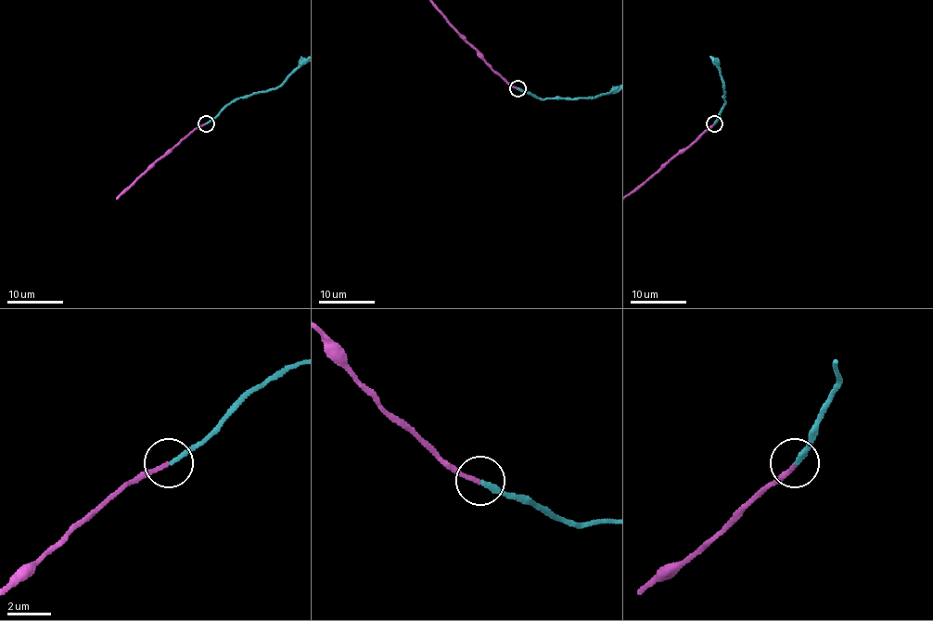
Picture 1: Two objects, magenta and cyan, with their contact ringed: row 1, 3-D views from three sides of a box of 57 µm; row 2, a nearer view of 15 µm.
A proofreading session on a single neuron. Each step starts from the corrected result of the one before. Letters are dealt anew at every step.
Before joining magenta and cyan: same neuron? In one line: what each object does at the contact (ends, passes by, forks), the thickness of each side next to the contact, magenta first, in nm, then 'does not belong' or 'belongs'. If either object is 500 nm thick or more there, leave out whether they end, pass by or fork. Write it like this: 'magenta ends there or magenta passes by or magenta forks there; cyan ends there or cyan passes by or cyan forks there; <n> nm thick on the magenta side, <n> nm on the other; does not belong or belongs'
magenta ends there; cyan ends there; 200 nm thick on the magenta side, 240 nm on the other; belongs

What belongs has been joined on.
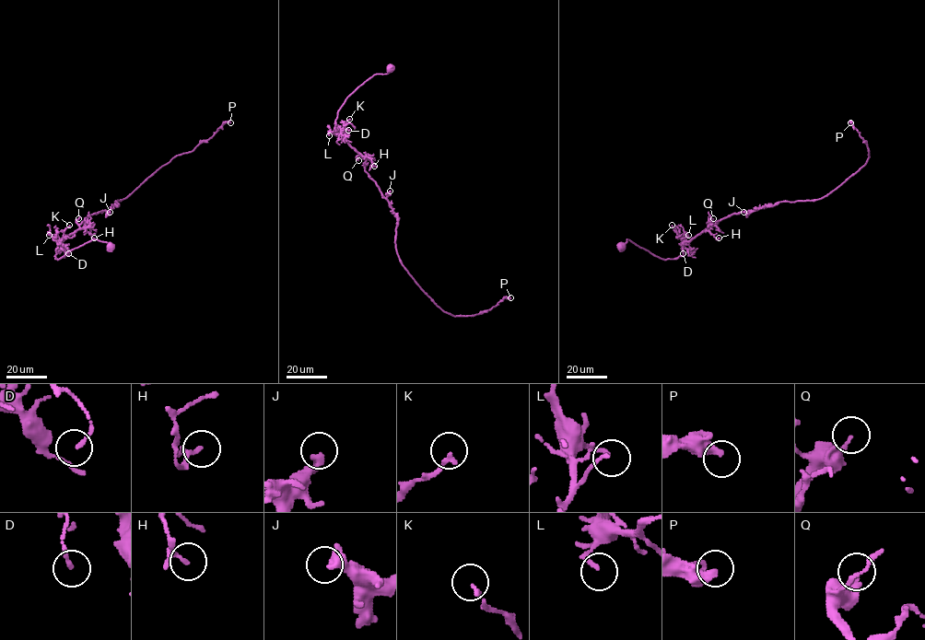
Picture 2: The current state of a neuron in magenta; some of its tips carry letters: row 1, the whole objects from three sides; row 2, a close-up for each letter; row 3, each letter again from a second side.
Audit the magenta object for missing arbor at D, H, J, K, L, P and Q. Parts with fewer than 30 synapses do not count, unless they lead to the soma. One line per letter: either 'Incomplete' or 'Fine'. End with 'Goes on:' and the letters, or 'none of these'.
D: Fine
H: Fine
J: Fine
K: Fine
L: Fine
P: Fine
Q: Fine
Goes on: none of these

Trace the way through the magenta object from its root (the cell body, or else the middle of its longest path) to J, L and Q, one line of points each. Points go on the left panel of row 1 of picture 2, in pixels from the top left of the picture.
J: (110, 247), (92, 239), (60, 259), (54, 256), (58, 243), (82, 228), (85, 218), (110, 212)
L: (110, 247), (107, 242), (92, 239), (55, 259), (57, 241), (49, 235)
Q: (110, 247), (107, 242), (92, 239), (55, 259), (58, 243), (80, 228), (78, 218)

